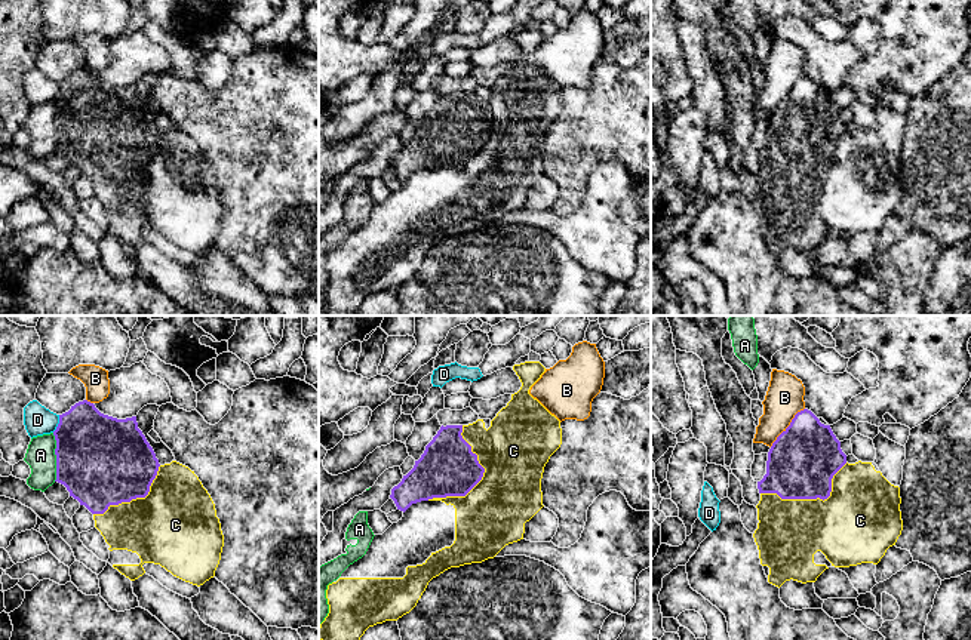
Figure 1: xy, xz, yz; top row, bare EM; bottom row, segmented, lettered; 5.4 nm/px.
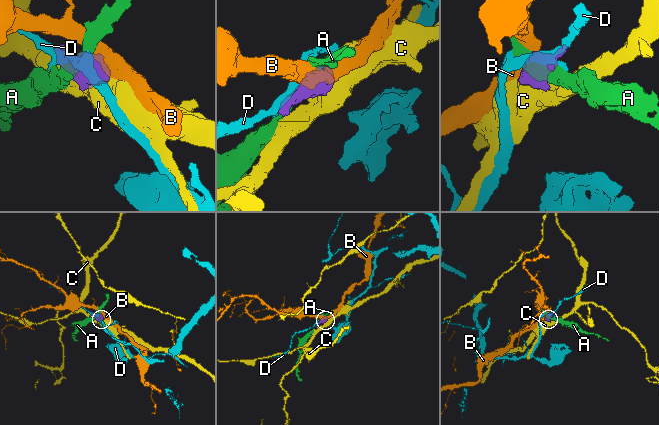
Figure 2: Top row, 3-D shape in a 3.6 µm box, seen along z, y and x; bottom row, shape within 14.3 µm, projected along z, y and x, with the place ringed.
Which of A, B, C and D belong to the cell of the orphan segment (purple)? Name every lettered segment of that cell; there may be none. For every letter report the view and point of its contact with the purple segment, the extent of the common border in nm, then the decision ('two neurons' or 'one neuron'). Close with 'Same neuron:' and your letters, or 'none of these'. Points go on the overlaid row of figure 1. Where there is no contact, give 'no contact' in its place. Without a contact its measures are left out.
A: xy (57, 457) | 260 nm | two neurons
B: yz (787, 427) | 280 nm | two neurons
C: xz (481, 479) | 460 nm | one neuron
D: xy (58, 424) | 100 nm | two neurons
Same neuron: C

